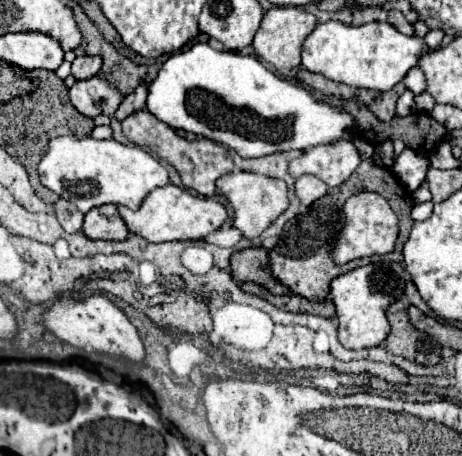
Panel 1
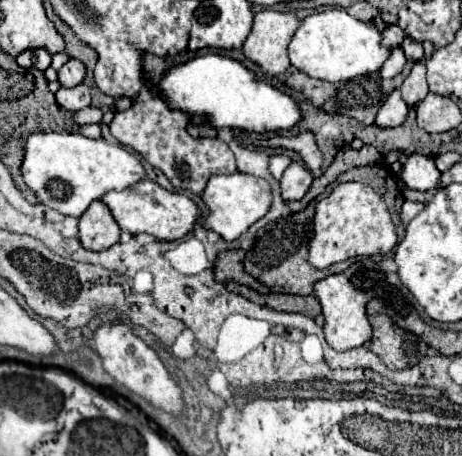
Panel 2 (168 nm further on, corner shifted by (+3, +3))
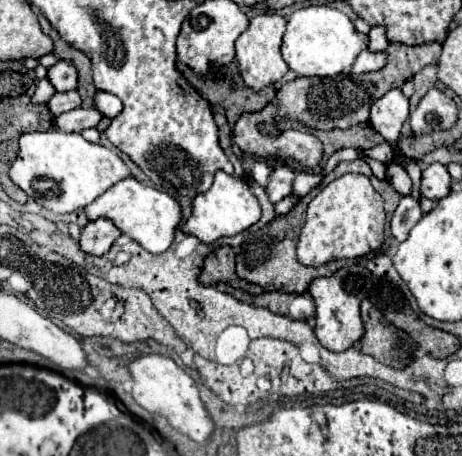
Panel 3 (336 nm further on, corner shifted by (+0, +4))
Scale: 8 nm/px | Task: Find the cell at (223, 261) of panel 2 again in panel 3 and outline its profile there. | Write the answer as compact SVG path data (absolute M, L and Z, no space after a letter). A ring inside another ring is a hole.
M220 246L216 250L212 250L206 260L204 260L204 266L200 270L200 284L204 286L210 286L210 284L216 284L216 282L228 282L232 284L234 288L242 288L250 294L262 294L264 290L256 284L250 284L246 280L240 280L236 276L236 270L234 270L234 250L230 246Z

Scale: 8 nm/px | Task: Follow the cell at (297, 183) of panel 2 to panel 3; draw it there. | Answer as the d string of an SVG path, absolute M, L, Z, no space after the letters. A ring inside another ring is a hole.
M280 166L272 172L268 184L266 184L266 196L270 202L280 202L282 198L290 196L292 192L292 180L296 176L296 170L290 166Z

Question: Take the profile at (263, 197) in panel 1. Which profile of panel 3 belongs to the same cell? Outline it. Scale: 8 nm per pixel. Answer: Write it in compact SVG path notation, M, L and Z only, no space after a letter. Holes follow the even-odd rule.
M216 172L214 176L214 184L208 192L198 194L192 202L192 214L190 218L182 224L182 232L196 236L200 242L204 244L212 244L222 236L234 236L244 232L246 228L250 228L252 224L256 224L260 220L260 204L252 194L252 188L236 176L230 176L226 172Z

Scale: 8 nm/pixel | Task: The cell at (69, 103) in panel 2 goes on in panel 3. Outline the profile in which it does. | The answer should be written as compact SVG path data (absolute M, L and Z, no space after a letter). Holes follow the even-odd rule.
M70 90L70 92L56 92L50 102L48 102L48 108L52 114L62 114L62 112L68 112L68 110L74 110L82 104L80 96L76 90Z

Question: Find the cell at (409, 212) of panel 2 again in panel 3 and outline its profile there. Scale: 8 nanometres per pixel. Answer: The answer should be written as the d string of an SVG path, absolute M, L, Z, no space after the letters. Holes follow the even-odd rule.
M402 196L398 208L392 214L390 220L390 232L398 242L404 242L408 238L408 232L412 230L412 226L420 220L422 210L420 204L412 198L412 196Z

